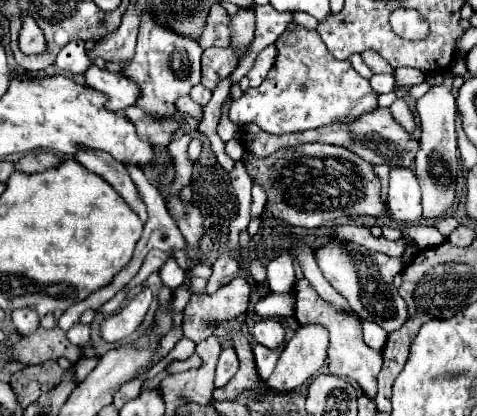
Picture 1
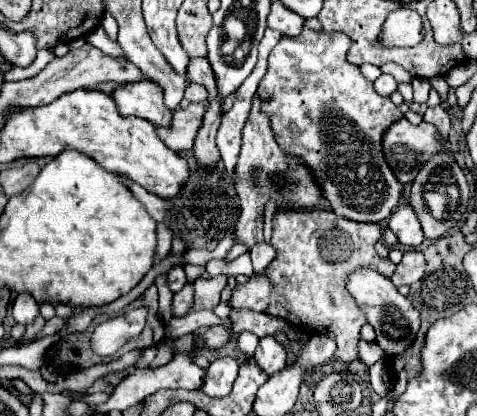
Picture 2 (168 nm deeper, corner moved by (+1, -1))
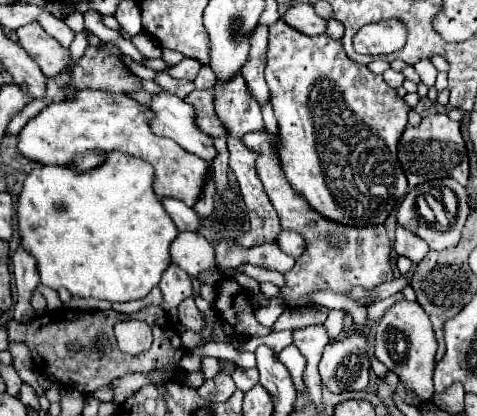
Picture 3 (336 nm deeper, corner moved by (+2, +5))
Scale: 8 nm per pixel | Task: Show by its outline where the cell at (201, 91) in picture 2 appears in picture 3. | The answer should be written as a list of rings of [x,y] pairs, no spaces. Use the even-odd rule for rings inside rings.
[[[204,65],[198,73],[198,77],[194,79],[194,85],[196,89],[212,89],[216,85],[216,75],[214,71],[210,69],[210,65]]]

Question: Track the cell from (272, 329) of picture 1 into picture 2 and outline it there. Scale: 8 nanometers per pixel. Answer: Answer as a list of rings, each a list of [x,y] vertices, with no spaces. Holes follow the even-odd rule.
[[[263,337],[257,345],[257,351],[253,355],[255,365],[267,375],[279,373],[287,365],[287,353],[285,349],[275,341],[275,337]]]

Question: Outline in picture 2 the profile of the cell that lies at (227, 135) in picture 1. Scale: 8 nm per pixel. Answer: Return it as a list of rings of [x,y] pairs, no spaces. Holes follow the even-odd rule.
[[[281,1],[271,5],[271,13],[267,17],[267,27],[275,29],[275,31],[281,31],[289,37],[295,37],[295,35],[301,33],[303,23],[305,23],[305,19],[301,15],[297,15],[295,11],[287,9]]]

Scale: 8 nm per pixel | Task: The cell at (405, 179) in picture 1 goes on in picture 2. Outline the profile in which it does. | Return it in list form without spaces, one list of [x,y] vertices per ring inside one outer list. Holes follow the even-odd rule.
[[[401,201],[401,205],[389,217],[389,229],[397,235],[399,243],[409,249],[419,249],[419,245],[423,245],[425,241],[419,219],[411,211],[411,205],[407,201]]]

